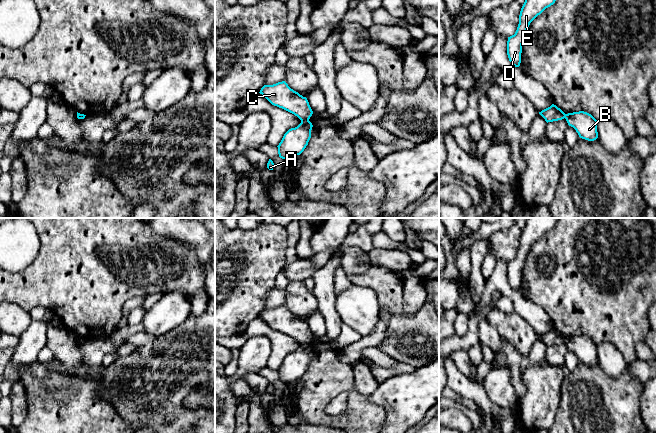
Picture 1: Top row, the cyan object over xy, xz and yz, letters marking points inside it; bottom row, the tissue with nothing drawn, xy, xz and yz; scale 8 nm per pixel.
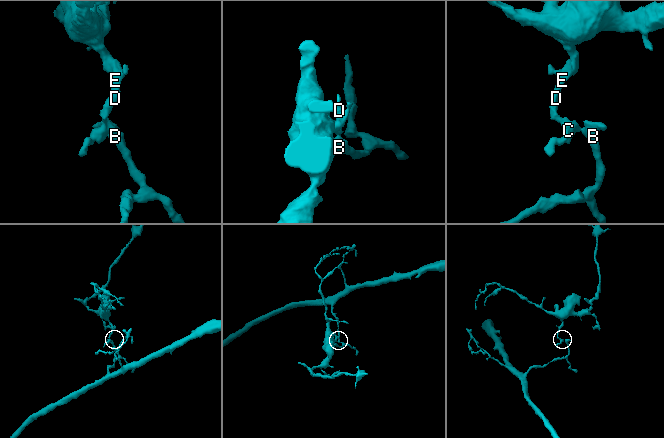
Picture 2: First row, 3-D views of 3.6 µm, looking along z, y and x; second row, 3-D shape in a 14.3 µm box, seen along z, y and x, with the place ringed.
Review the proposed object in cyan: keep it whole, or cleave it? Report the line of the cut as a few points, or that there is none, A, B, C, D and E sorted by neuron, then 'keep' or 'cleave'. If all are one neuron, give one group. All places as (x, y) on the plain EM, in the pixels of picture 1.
cut in xz along (308, 342), (301, 345); A B / C D E; cleave

